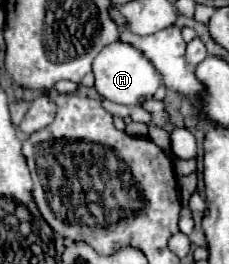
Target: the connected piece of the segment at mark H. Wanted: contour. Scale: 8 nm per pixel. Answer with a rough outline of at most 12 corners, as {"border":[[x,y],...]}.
{"border":[[122,41],[94,59],[96,91],[136,105],[162,85],[140,51]]}

